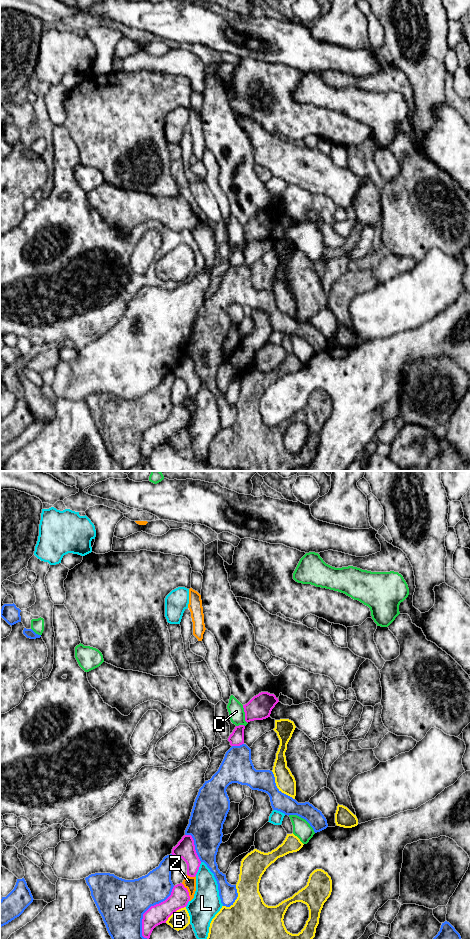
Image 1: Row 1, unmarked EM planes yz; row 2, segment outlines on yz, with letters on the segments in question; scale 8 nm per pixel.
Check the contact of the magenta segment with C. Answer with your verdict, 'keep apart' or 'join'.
keep apart

